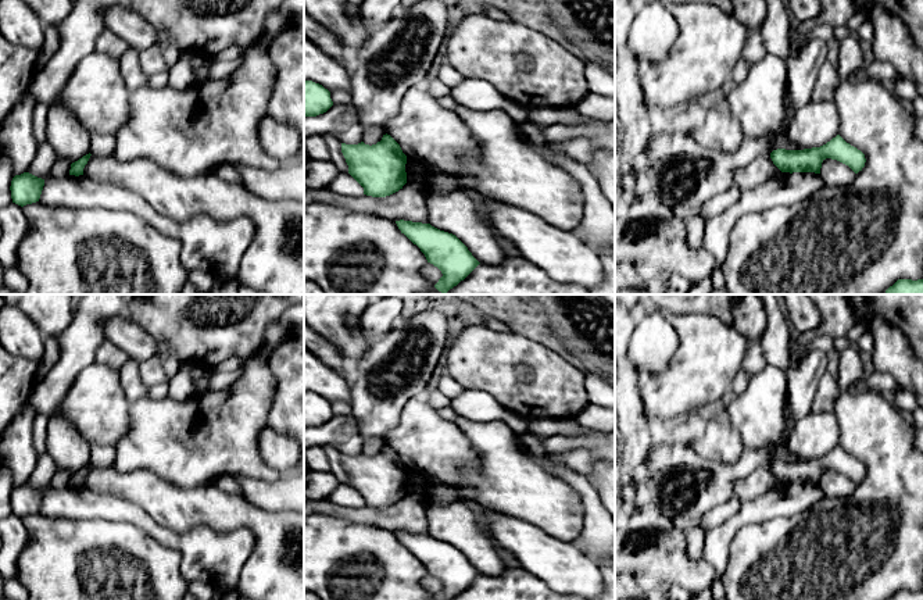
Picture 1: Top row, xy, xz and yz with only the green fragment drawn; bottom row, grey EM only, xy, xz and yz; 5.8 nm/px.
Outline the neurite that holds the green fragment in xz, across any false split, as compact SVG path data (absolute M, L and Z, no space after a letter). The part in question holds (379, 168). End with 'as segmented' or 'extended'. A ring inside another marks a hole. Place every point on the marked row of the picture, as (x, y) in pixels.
M387 133L372 146L364 142L341 143L341 153L348 165L348 174L364 188L366 196L386 197L407 183L407 156Z | as segmented

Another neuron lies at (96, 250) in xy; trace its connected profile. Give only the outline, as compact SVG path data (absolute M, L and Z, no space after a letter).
M39 201L24 206L22 211L28 231L17 249L17 268L28 282L25 294L182 294L189 272L180 262L180 243L136 214L99 207L50 207Z

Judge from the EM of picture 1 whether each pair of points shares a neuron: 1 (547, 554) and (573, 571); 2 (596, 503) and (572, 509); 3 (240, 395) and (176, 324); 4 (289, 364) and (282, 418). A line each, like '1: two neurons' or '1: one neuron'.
1: one neuron
2: two neurons
3: two neurons
4: one neuron

